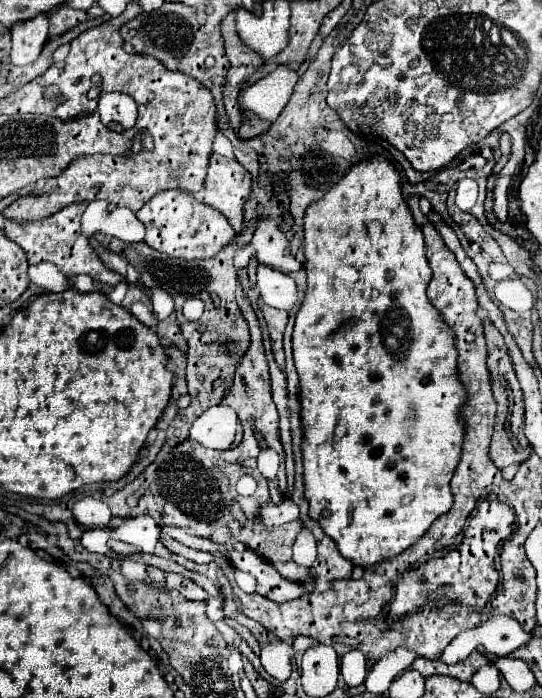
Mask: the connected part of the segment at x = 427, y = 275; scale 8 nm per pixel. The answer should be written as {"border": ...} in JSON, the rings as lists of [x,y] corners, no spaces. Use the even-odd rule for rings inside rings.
{"border":[[[372,158],[360,166],[354,166],[330,192],[316,204],[306,210],[304,216],[304,252],[306,252],[306,276],[308,286],[304,300],[296,314],[292,348],[294,362],[300,376],[300,418],[302,418],[302,462],[304,462],[304,494],[310,502],[310,518],[320,524],[320,528],[336,542],[340,554],[348,558],[356,566],[370,566],[380,560],[398,556],[406,548],[410,548],[436,518],[444,516],[452,508],[452,490],[450,480],[460,462],[462,442],[464,442],[464,422],[462,422],[462,406],[466,404],[466,390],[460,382],[458,366],[456,366],[456,340],[450,326],[444,322],[440,312],[430,304],[427,297],[427,287],[432,280],[432,270],[424,252],[424,236],[420,228],[414,224],[412,212],[402,198],[400,190],[400,174],[396,168],[384,158]],[[392,326],[408,326],[408,332],[396,334],[390,332]],[[392,338],[392,342],[400,344],[400,352],[394,354],[384,342]]]}

